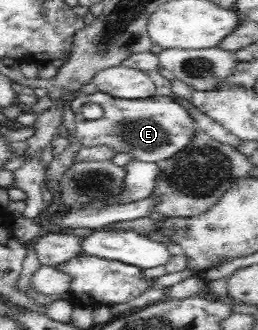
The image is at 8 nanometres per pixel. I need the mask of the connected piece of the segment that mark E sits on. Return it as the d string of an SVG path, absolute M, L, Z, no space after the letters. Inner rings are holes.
M101 91L88 95L78 92L69 104L75 114L76 138L83 142L83 147L106 145L113 152L133 154L133 158L148 163L160 163L185 150L198 128L189 111L169 96L127 100ZM87 102L99 104L103 108L103 116L98 120L85 119L81 107Z

